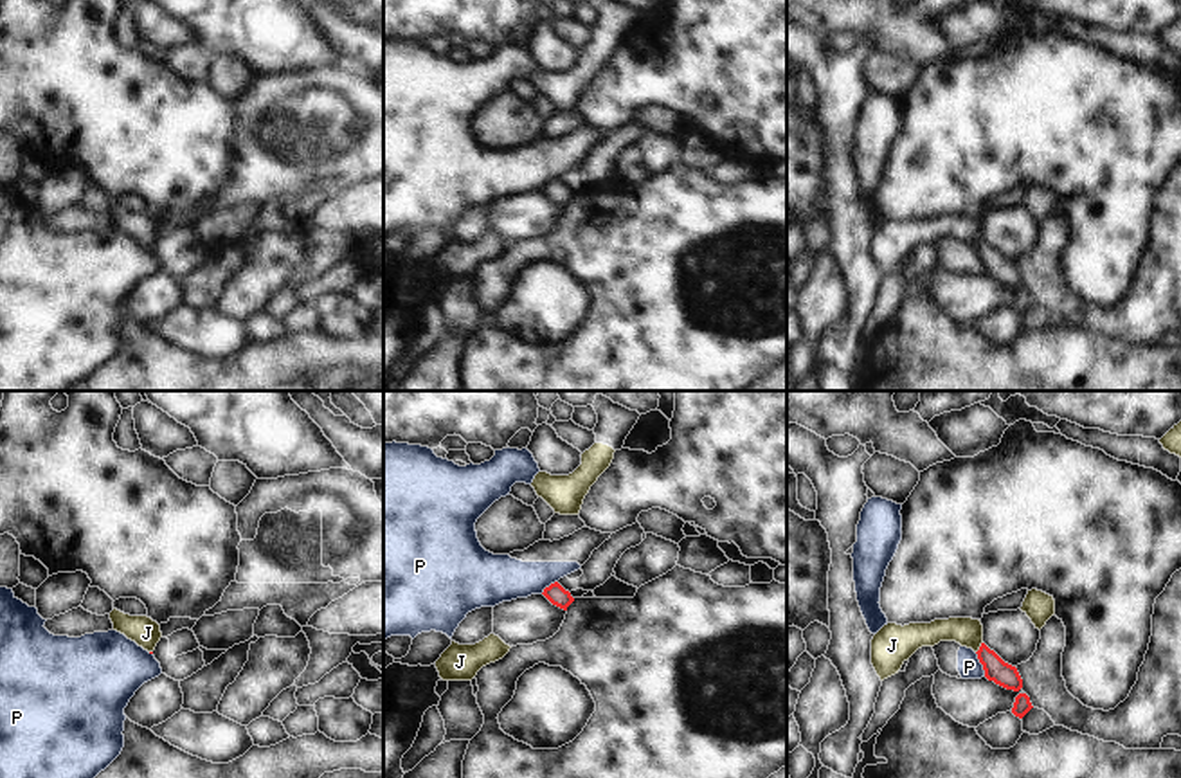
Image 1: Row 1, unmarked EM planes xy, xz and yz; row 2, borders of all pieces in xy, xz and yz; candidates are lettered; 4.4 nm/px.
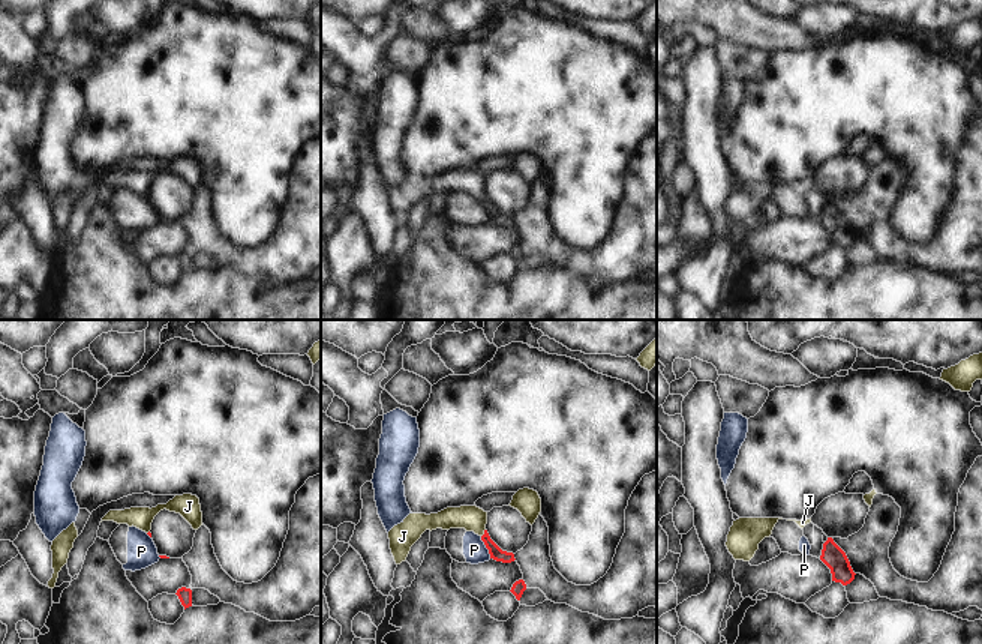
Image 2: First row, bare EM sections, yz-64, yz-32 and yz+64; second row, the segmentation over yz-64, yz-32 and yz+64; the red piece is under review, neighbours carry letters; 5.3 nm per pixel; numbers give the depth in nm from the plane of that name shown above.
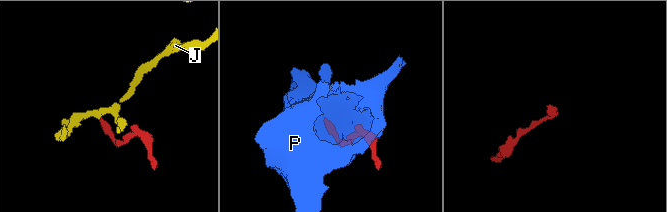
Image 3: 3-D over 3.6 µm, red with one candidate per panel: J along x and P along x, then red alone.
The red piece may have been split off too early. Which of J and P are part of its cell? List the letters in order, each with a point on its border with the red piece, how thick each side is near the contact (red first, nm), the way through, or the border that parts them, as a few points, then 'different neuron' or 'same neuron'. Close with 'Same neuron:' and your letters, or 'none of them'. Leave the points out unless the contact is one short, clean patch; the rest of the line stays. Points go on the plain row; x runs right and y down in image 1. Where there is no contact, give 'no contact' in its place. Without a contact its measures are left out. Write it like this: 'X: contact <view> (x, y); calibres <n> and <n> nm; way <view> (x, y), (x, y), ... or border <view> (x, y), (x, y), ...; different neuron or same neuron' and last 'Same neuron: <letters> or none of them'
J: contact yz (980, 244); calibres 110 and 130 nm; way yz (1003, 271), (980, 244), (965, 227); same neuron
P: contact yz (982, 260); calibres 110 and 110 nm; border yz (974, 249), (985, 272); different neuron
Same neuron: J

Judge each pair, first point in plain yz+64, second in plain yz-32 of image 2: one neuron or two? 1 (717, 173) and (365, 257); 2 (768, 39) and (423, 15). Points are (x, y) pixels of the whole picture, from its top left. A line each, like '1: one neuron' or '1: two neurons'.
1: two neurons
2: one neuron

